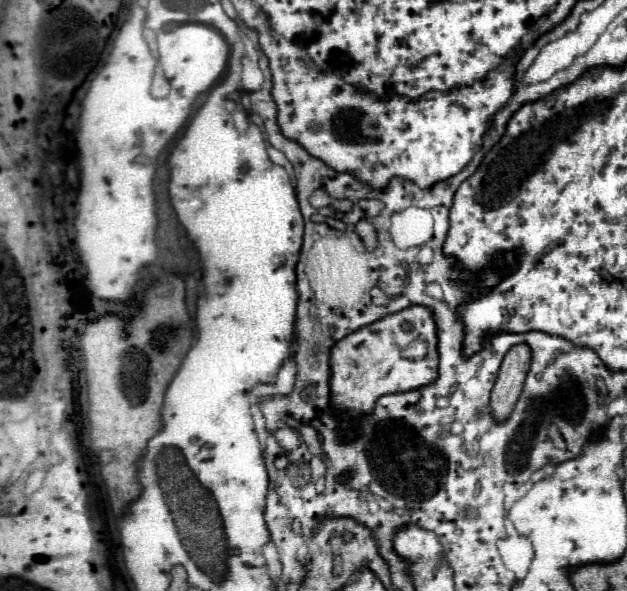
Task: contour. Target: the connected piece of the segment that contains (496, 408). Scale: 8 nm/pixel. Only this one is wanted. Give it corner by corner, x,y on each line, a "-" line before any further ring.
516,344
508,350
490,398
490,408
496,420
504,420
512,412
522,392
530,362
532,362
532,348
528,344

